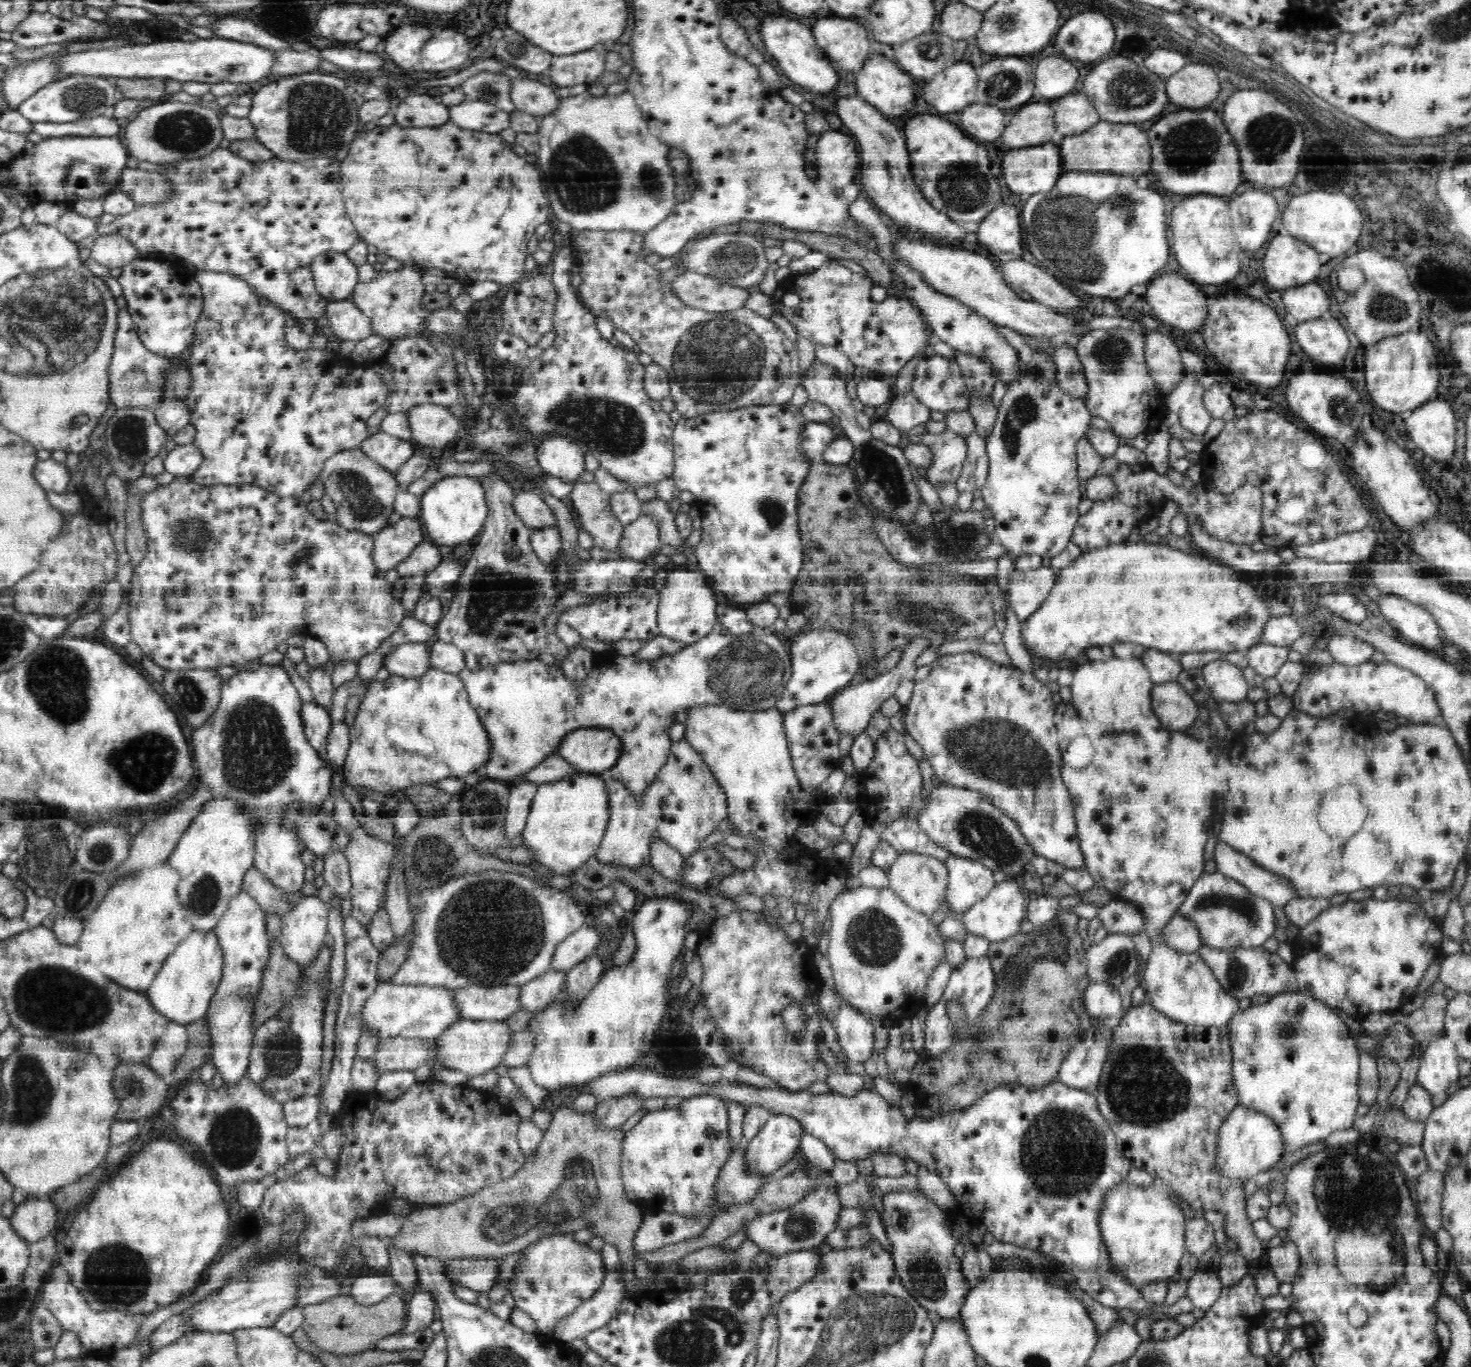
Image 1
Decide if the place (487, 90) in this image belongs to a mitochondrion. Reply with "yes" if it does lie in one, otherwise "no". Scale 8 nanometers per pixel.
yes

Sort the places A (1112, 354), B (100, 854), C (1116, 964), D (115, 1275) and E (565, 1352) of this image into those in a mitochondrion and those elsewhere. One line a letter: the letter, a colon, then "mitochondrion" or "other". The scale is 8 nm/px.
A: mitochondrion
B: mitochondrion
C: mitochondrion
D: mitochondrion
E: other

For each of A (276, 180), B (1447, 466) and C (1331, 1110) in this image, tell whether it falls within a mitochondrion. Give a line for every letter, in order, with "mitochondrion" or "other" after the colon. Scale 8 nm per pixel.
A: other
B: other
C: other

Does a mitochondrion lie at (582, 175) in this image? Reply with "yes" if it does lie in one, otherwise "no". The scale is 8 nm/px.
yes

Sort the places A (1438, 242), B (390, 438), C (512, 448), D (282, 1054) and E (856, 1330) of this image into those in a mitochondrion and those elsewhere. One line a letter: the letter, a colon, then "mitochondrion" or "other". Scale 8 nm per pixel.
A: other
B: other
C: mitochondrion
D: mitochondrion
E: mitochondrion

